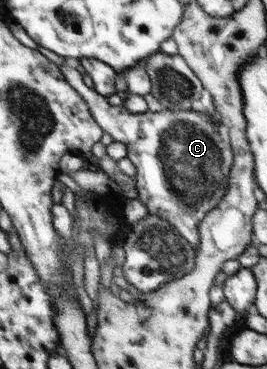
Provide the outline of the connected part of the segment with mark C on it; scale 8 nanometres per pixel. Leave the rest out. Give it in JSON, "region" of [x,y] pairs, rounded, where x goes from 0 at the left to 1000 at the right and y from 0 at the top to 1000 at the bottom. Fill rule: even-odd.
{"region":[[[251,173],[221,184],[240,201],[240,214],[330,282],[345,320],[360,325],[382,355],[404,360],[423,382],[449,382],[468,393],[476,431],[491,434],[509,458],[498,485],[517,518],[513,539],[551,564],[554,580],[625,596],[704,659],[723,664],[723,672],[738,672],[738,661],[749,659],[745,607],[783,572],[828,550],[828,539],[850,523],[873,409],[846,344],[798,325],[787,309],[753,301],[749,293],[734,301],[715,295],[633,301],[610,293],[596,304],[509,306],[483,304],[457,282],[416,287],[397,260],[356,252],[333,230],[318,233],[303,217],[303,198],[288,190]]]}

